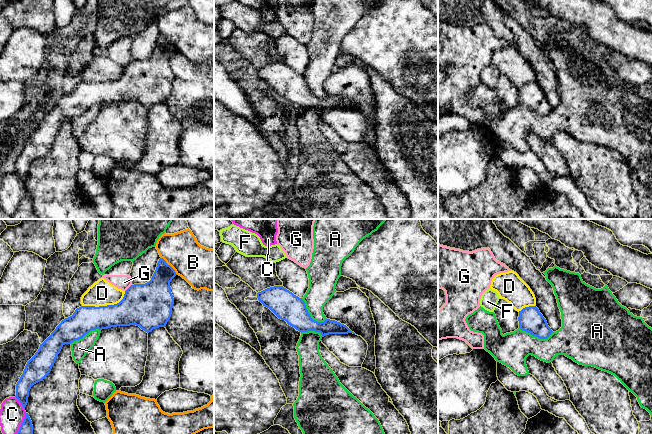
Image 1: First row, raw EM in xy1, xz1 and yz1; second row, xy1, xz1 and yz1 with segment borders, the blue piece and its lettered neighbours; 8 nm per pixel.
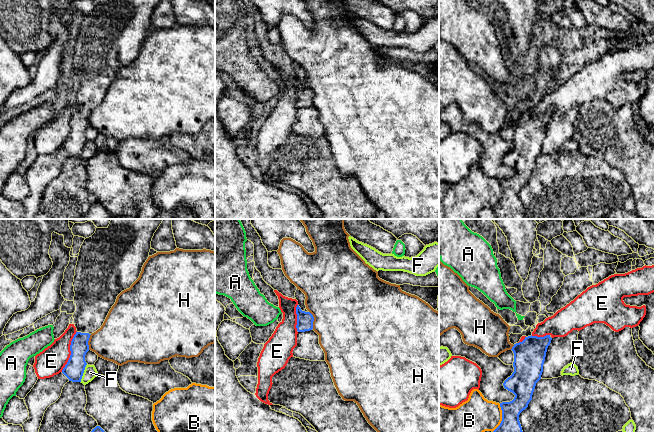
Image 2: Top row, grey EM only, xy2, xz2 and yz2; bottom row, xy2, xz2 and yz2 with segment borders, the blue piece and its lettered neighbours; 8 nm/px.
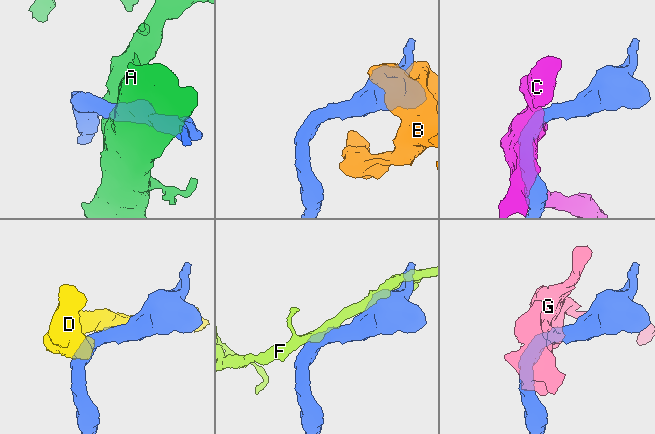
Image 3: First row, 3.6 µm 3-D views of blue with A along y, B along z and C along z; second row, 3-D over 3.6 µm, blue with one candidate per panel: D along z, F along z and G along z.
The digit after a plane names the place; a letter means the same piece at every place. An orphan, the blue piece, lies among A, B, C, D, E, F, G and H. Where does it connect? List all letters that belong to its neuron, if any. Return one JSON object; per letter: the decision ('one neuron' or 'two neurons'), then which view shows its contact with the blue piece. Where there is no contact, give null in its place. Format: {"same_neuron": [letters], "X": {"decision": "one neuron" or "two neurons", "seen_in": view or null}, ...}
{"same_neuron": [], "A": {"decision": "two neurons", "seen_in": "xz1"}, "B": {"decision": "two neurons", "seen_in": "yz2"}, "C": {"decision": "two neurons", "seen_in": "xy1"}, "D": {"decision": "two neurons", "seen_in": "xy1"}, "E": {"decision": "two neurons", "seen_in": "xy2"}, "F": {"decision": "two neurons", "seen_in": "xy2"}, "G": {"decision": "two neurons", "seen_in": "xy1"}, "H": {"decision": "two neurons", "seen_in": "xz2"}}

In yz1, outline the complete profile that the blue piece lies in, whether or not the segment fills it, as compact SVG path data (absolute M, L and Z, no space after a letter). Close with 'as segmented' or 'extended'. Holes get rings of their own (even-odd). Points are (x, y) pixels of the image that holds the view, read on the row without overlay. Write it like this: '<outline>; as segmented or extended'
M529 82L519 87L519 104L540 115L547 115L553 107L536 82Z; as segmented

